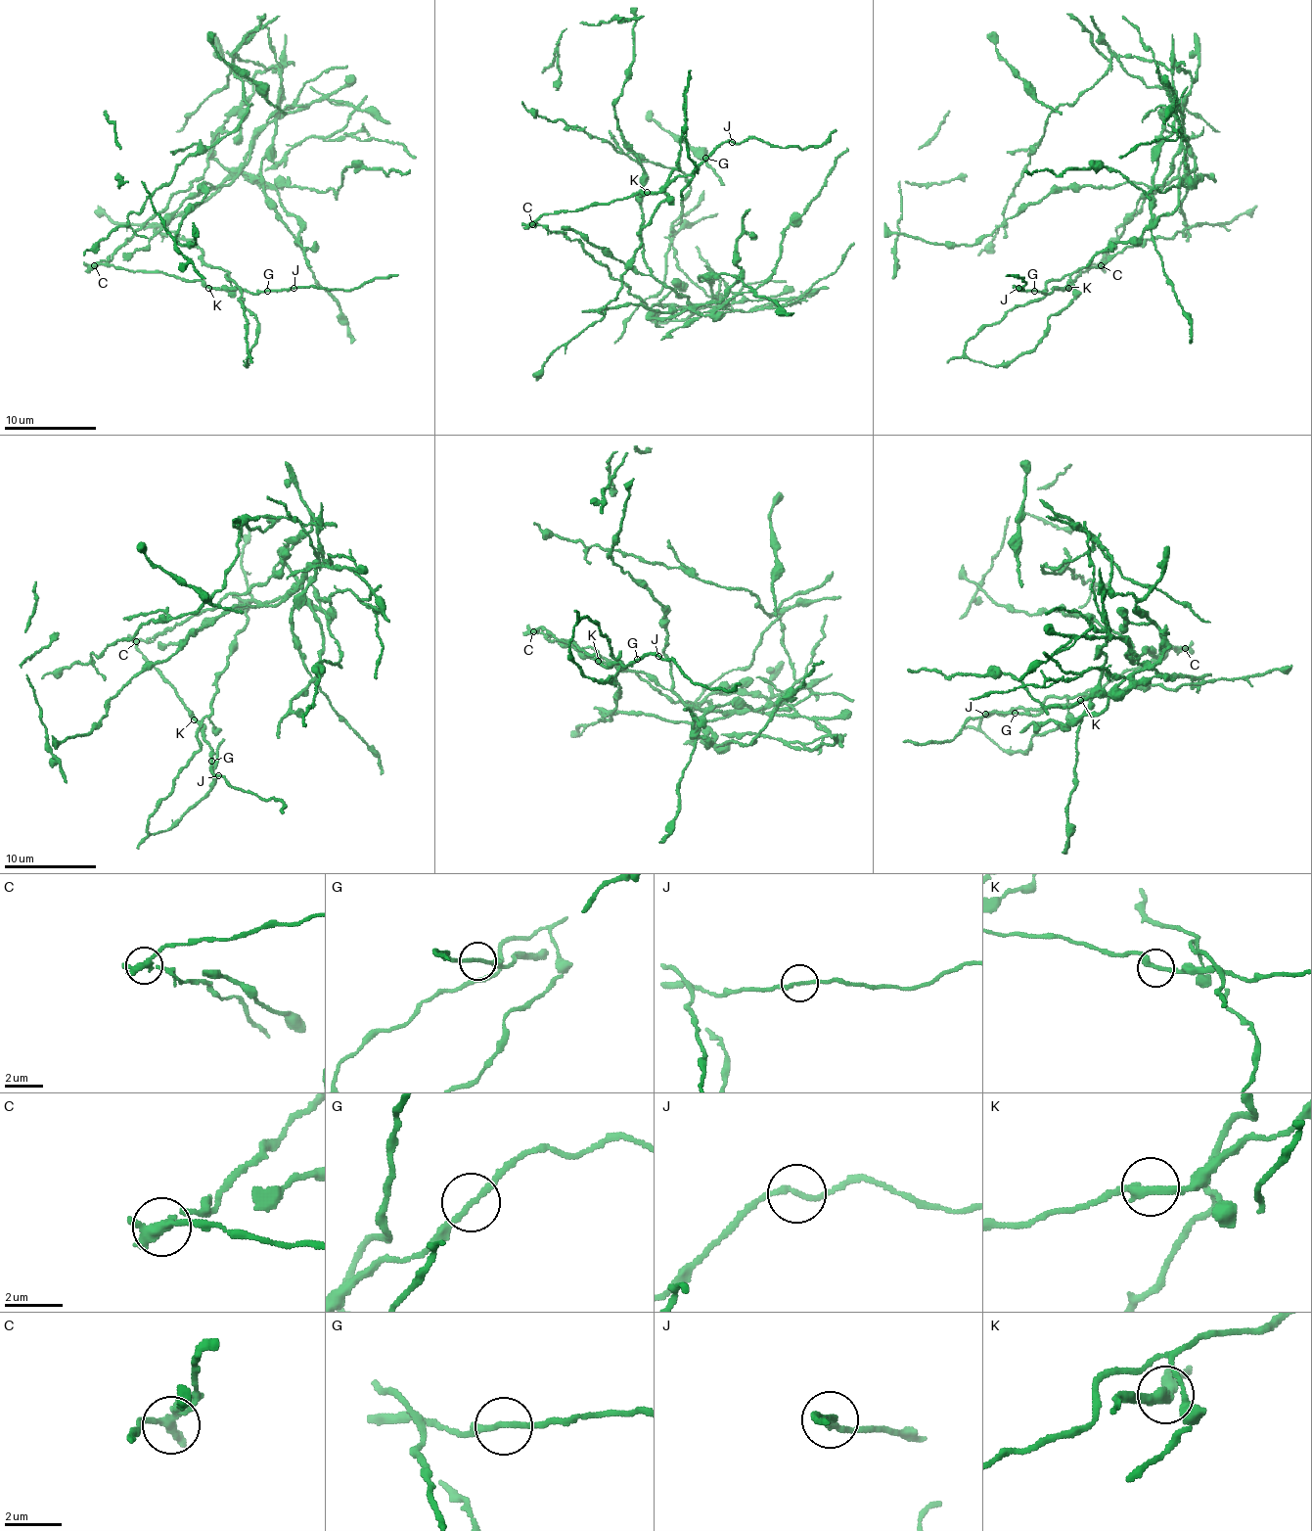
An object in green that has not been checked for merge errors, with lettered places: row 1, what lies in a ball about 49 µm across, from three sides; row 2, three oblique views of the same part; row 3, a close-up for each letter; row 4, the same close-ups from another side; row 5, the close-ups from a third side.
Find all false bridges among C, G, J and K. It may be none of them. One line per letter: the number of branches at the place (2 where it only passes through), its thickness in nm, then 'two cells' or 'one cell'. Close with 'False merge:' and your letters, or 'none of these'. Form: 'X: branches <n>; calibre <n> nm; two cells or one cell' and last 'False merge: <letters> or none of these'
C: branches 2; calibre 340 nm; two cells
G: branches 2; calibre 180 nm; one cell
J: branches 2; calibre 170 nm; one cell
K: branches 2; calibre 300 nm; one cell
False merge: C

